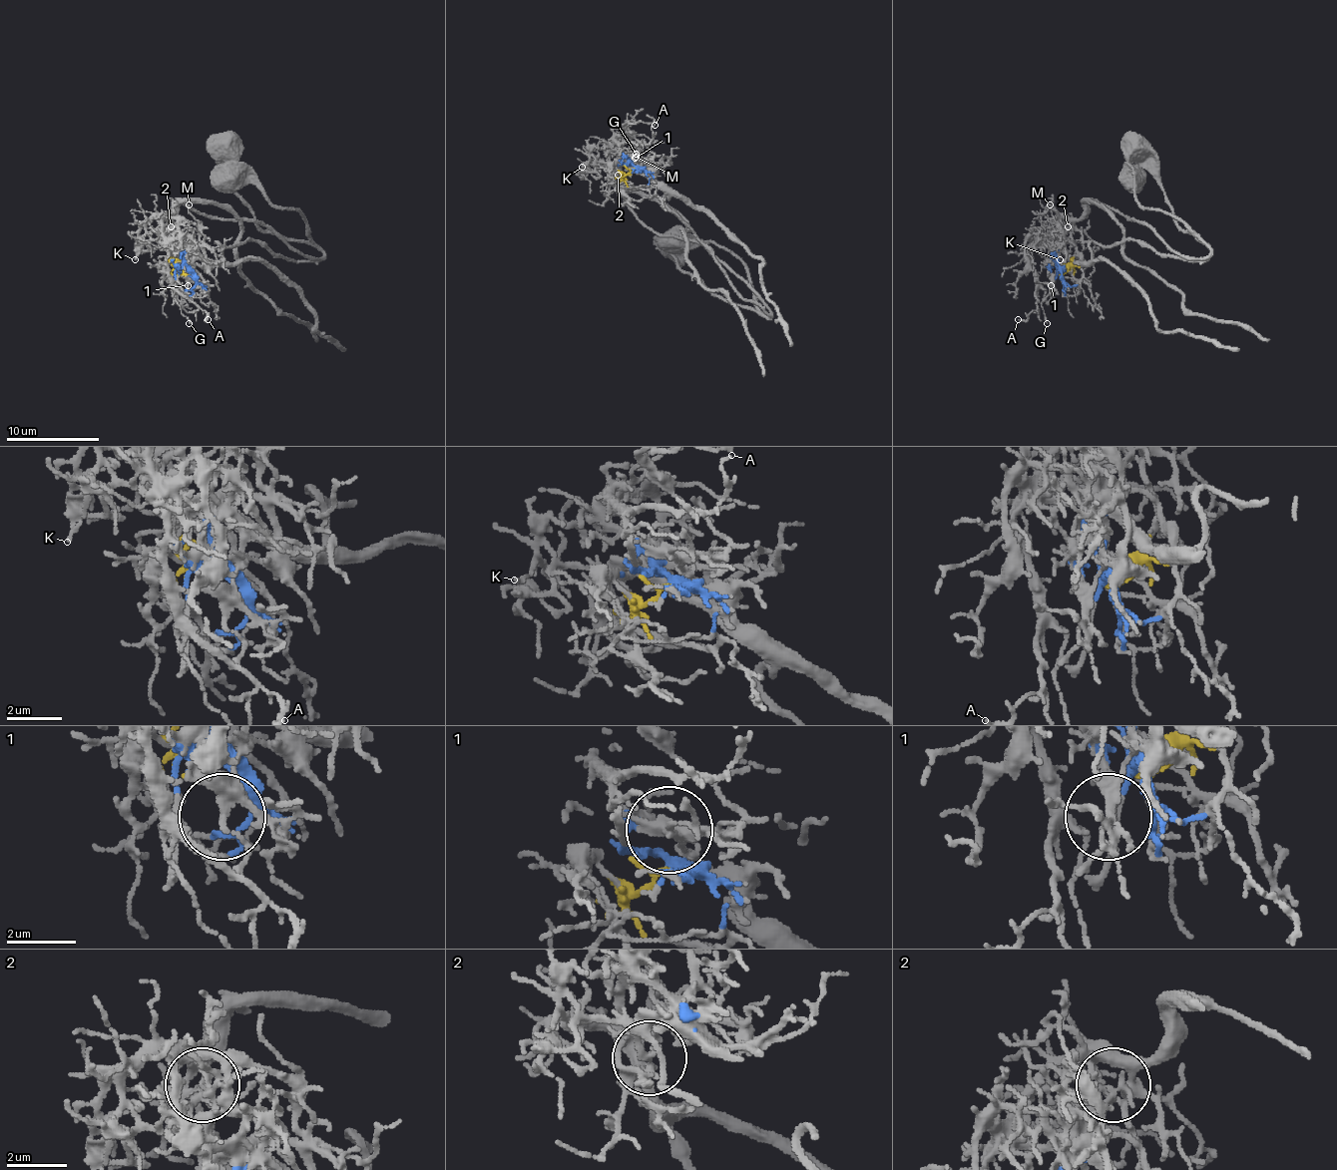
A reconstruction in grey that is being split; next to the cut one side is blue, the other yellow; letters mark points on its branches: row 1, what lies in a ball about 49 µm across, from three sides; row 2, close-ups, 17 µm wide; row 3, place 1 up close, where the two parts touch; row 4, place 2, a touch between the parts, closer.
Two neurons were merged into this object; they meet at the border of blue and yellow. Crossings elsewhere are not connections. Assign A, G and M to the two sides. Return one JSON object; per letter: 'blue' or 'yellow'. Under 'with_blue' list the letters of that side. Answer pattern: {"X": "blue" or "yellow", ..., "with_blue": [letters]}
{"A": "blue", "G": "blue", "M": "yellow", "with_blue": ["A", "G"]}

